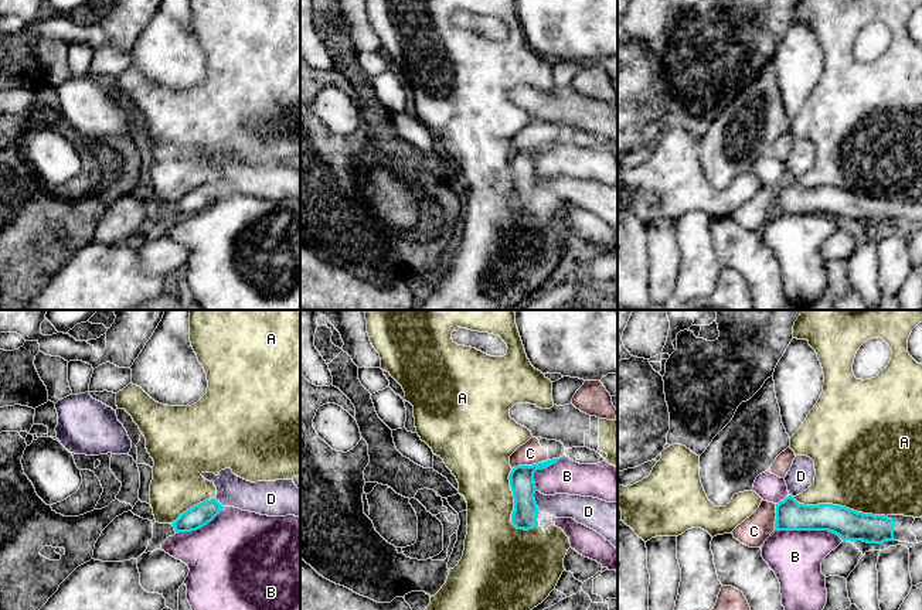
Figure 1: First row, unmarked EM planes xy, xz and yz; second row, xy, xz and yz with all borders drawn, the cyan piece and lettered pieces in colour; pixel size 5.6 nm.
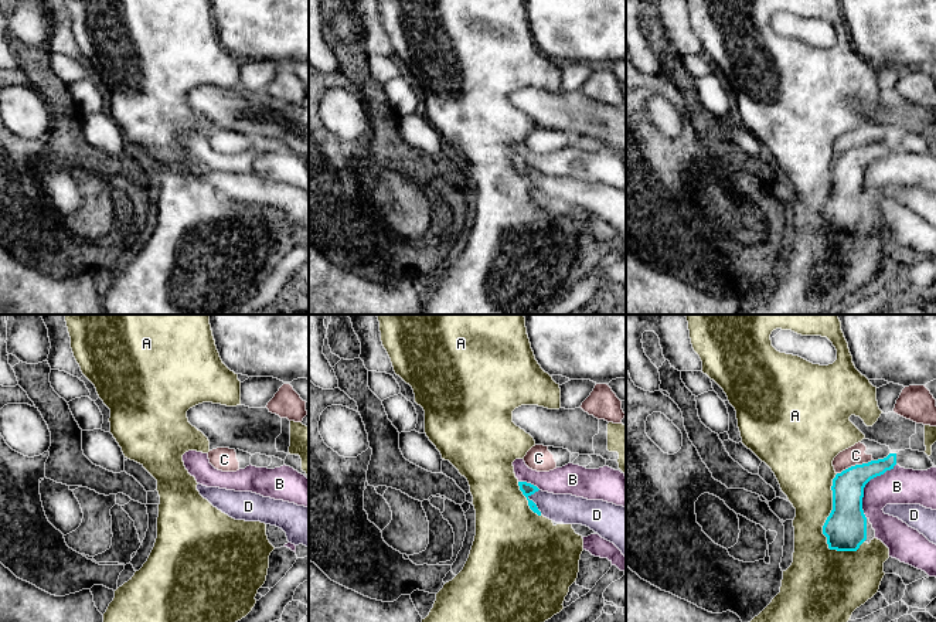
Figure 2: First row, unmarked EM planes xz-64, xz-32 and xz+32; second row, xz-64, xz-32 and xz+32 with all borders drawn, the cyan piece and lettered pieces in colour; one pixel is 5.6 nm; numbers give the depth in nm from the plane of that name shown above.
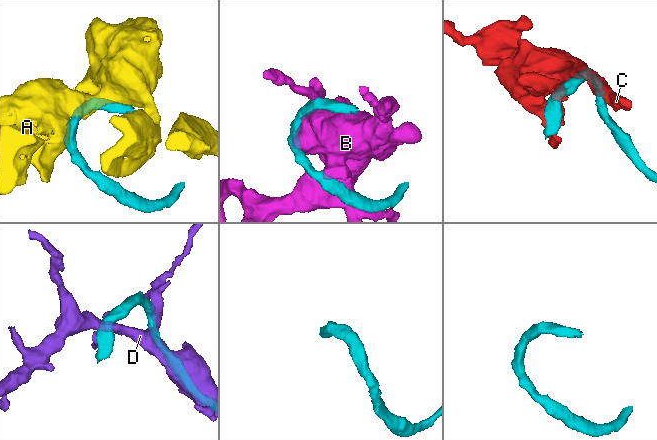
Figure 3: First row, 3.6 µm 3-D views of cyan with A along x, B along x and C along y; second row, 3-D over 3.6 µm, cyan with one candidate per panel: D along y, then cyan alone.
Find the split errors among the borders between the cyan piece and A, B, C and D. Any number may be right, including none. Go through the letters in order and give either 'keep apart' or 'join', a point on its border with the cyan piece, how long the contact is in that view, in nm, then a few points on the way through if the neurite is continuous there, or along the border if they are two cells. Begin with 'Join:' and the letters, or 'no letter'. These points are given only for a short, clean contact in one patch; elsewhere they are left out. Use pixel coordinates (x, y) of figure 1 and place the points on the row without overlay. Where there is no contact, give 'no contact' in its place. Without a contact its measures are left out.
Join: A
A: join | yz (839, 188) | 550 nm
B: keep apart | yz (809, 213) | 400 nm
C: keep apart | xz (530, 149) | 200 nm
D: keep apart | xz (534, 184) | 130 nm

